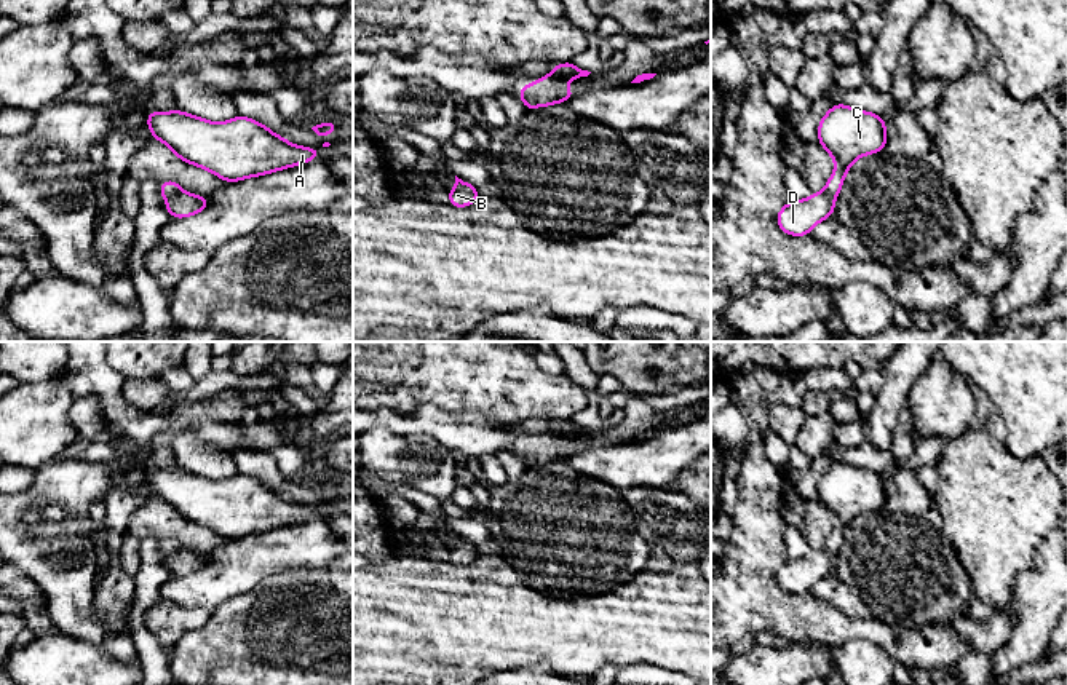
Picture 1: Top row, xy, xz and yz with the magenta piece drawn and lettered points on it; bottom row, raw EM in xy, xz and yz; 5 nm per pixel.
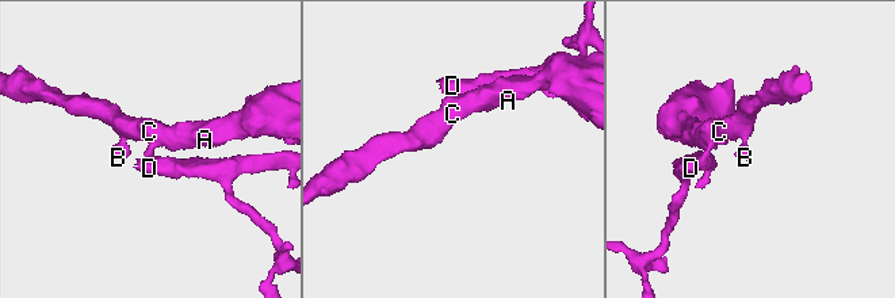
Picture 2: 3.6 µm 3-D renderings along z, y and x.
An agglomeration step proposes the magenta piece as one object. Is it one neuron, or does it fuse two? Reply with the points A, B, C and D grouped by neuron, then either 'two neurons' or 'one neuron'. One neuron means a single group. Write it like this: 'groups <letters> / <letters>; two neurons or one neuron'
groups A B C / D; two neurons

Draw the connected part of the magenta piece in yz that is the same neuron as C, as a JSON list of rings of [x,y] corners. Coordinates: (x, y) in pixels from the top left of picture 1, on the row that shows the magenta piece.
[[[845,104],[832,105],[818,125],[818,142],[835,160],[835,169],[823,190],[835,200],[850,166],[863,155],[885,148],[885,118]]]

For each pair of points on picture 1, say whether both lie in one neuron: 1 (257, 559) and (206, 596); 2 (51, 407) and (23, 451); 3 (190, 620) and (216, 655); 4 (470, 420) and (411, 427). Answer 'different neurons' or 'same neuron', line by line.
1: same neuron
2: same neuron
3: different neurons
4: same neuron

